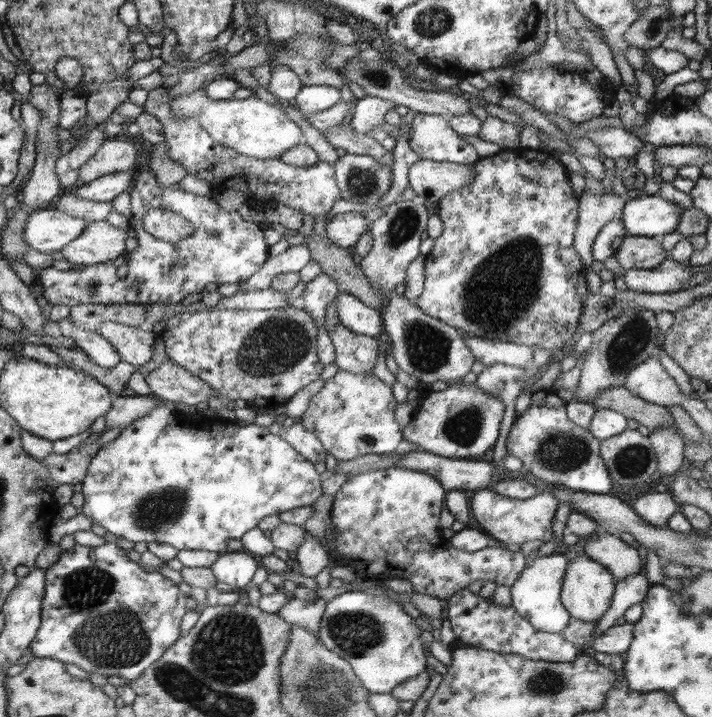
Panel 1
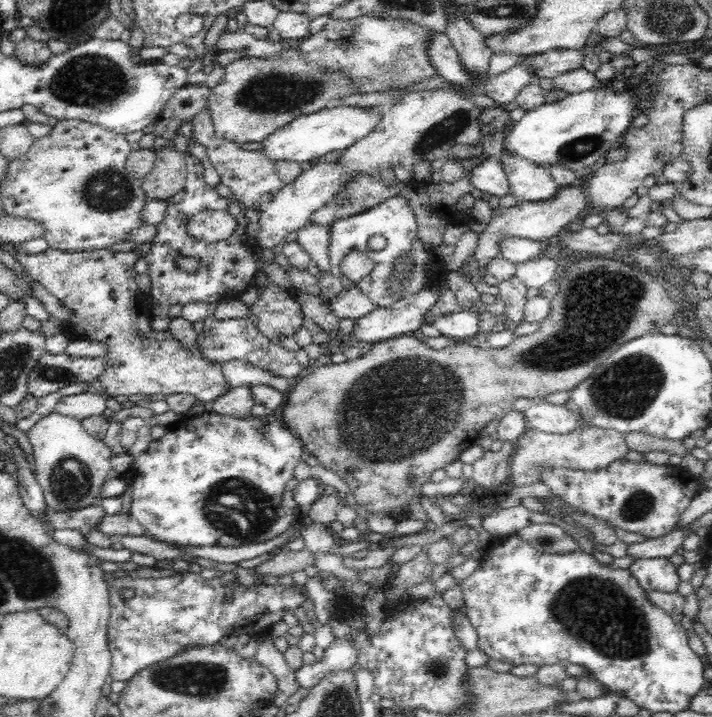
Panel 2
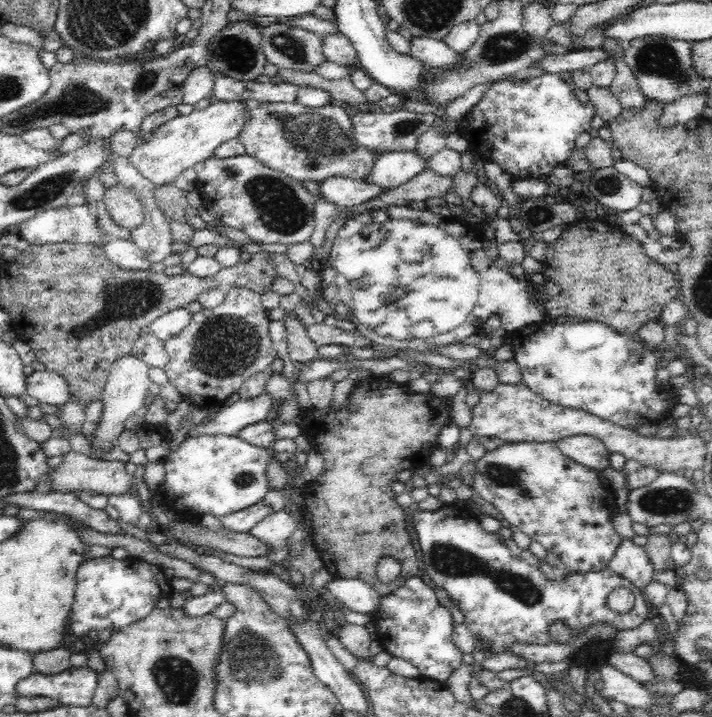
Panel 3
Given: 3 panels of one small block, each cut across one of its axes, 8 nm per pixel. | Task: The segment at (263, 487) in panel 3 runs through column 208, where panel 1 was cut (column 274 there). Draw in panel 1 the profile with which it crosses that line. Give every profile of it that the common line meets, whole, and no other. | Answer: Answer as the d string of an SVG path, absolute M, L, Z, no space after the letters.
M168 403L156 405L146 416L139 418L124 427L120 435L114 440L104 443L99 448L99 452L92 457L88 474L83 478L84 494L84 515L92 520L92 523L105 527L106 530L120 541L127 540L130 543L136 542L160 542L169 544L180 550L206 550L206 552L218 552L219 554L228 553L228 540L241 540L248 531L256 529L256 524L264 518L264 516L280 515L288 513L290 510L300 509L304 506L314 506L316 500L322 497L322 486L320 486L320 474L314 468L312 461L309 461L300 451L287 441L280 438L279 435L272 434L269 427L250 423L245 425L229 425L214 422L212 430L206 430L198 420L188 419L180 416Z

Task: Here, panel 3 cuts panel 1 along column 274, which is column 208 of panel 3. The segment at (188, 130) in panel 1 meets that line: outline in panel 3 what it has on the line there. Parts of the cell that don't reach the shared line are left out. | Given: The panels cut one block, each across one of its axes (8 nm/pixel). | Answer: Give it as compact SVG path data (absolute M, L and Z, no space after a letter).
M237 155L227 158L208 158L194 167L196 172L195 188L200 192L205 205L209 207L210 217L220 219L221 224L242 230L251 239L264 244L298 244L309 242L315 230L314 208L316 199L300 181L287 174L273 170L251 155Z

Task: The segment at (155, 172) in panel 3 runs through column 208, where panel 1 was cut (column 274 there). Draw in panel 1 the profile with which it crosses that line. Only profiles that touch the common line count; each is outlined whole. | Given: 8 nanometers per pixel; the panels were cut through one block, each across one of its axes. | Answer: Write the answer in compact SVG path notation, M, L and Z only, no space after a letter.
M205 88L194 90L192 94L179 96L170 100L171 109L175 118L188 118L195 116L200 126L215 139L215 142L223 146L231 147L239 154L248 158L270 158L280 159L286 154L286 150L292 150L294 146L300 146L303 131L297 123L294 123L283 107L268 104L260 100L257 94L246 98L246 100L212 100Z

